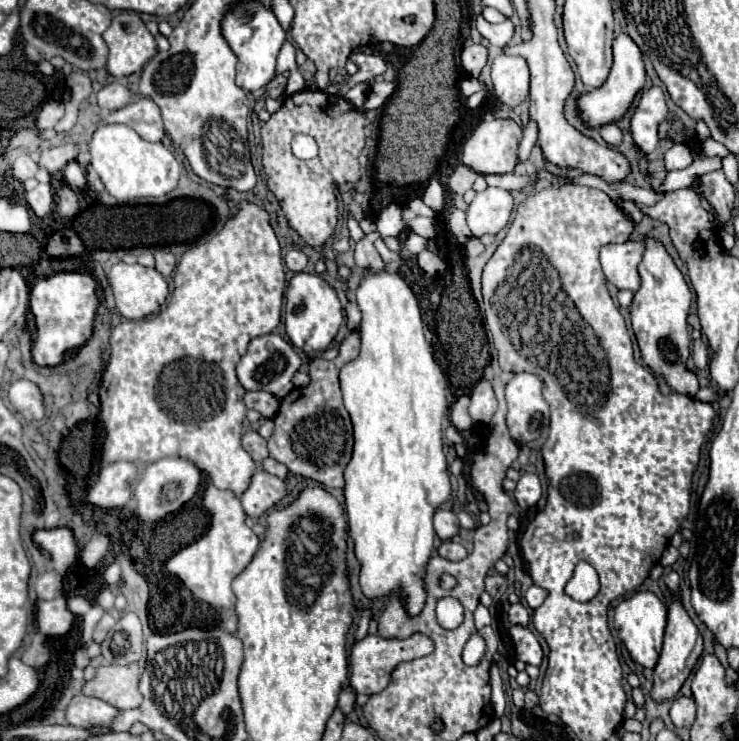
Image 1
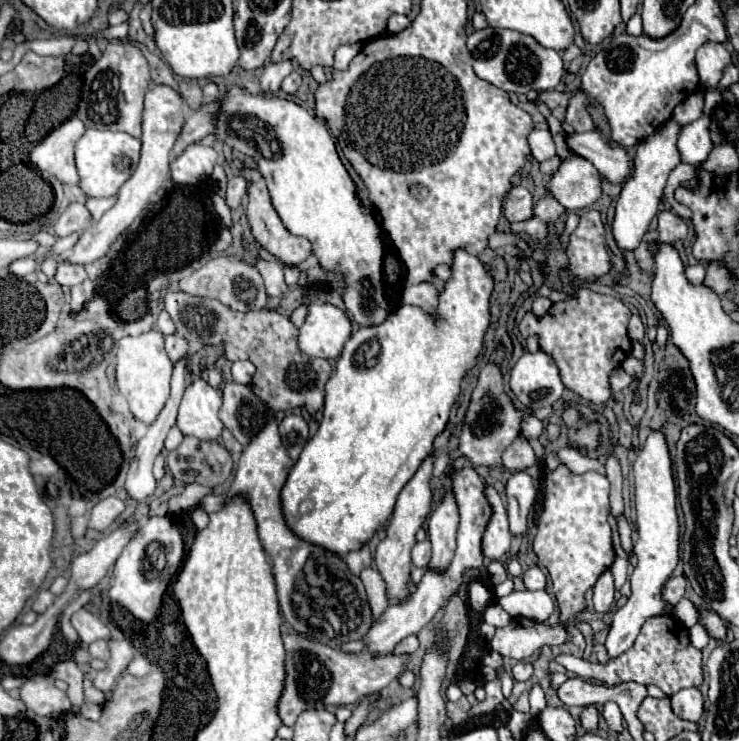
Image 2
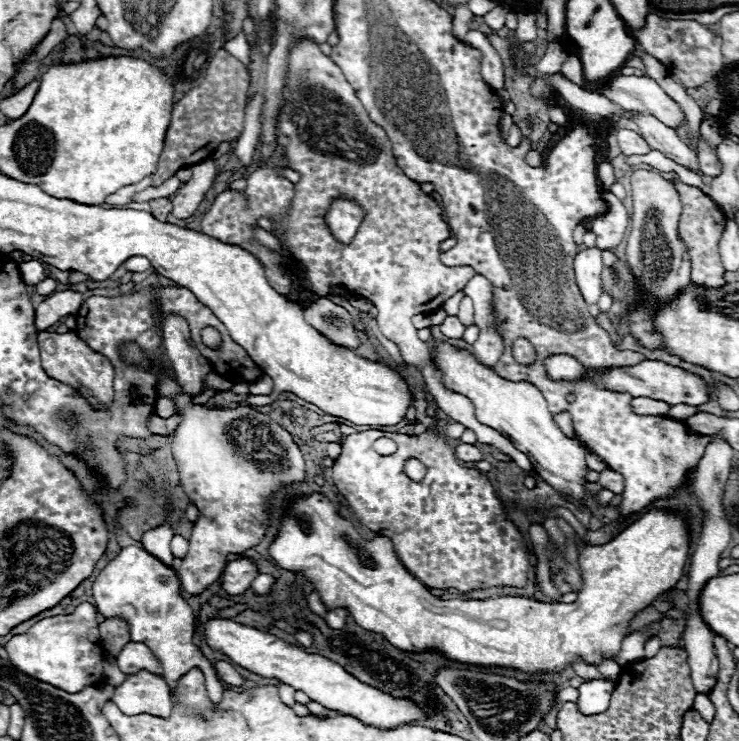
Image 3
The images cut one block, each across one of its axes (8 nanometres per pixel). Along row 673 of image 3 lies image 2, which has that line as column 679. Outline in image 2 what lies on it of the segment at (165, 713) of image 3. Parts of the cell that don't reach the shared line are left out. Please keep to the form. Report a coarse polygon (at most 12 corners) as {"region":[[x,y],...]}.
{"region":[[708,116],[686,124],[678,138],[682,162],[700,166],[712,152]]}

